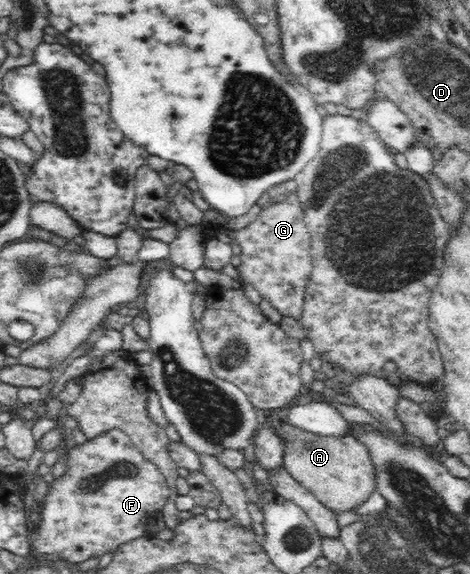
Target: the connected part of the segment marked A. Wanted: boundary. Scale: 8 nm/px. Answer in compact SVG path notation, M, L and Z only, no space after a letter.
M285 424L283 467L325 507L335 513L353 512L375 492L374 465L368 447L348 434L322 437Z

